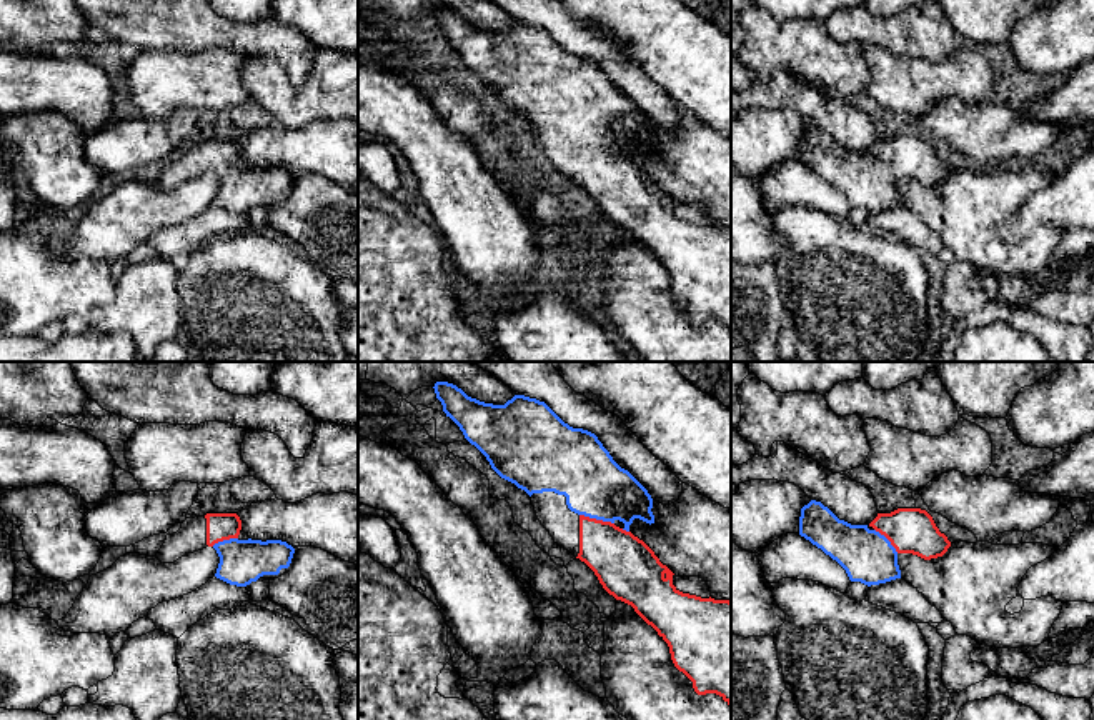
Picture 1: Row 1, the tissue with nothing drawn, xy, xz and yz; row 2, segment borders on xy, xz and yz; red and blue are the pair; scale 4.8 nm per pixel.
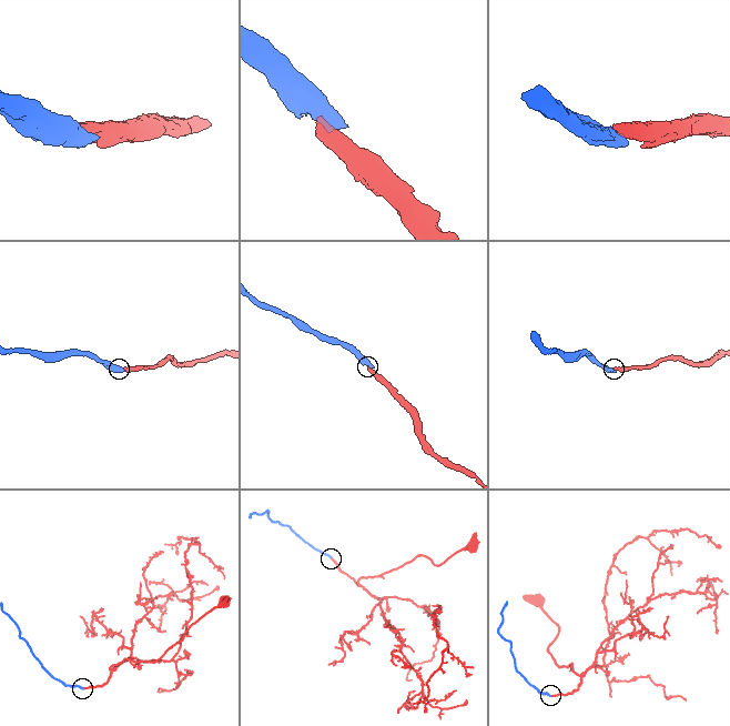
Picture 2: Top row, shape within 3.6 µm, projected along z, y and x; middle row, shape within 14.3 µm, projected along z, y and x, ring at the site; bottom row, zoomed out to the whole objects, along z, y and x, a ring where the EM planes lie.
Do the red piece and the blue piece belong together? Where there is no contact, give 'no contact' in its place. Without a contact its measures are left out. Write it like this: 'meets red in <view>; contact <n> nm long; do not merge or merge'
meets red in xz; contact 180 nm long; merge

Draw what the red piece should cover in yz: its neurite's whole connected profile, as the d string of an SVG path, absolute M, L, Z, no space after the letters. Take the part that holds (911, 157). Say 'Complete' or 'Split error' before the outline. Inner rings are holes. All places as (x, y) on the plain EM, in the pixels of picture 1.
Split error. M816 127L801 135L799 162L836 187L851 208L868 213L901 205L899 180L931 187L951 173L926 137L898 135L869 152L851 152Z

